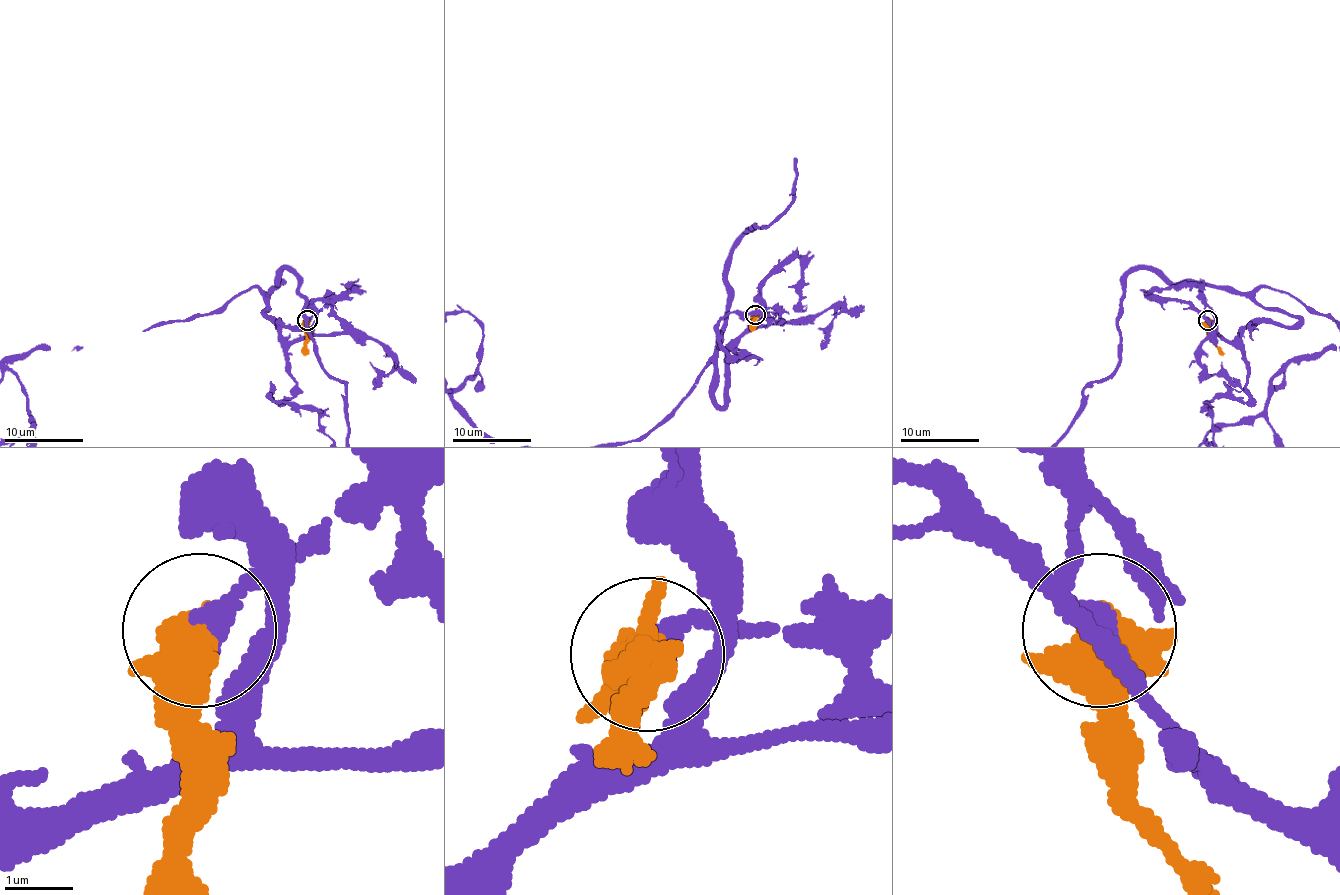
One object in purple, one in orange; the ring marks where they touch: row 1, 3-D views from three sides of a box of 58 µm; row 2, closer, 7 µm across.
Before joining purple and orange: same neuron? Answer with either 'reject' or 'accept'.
accept

